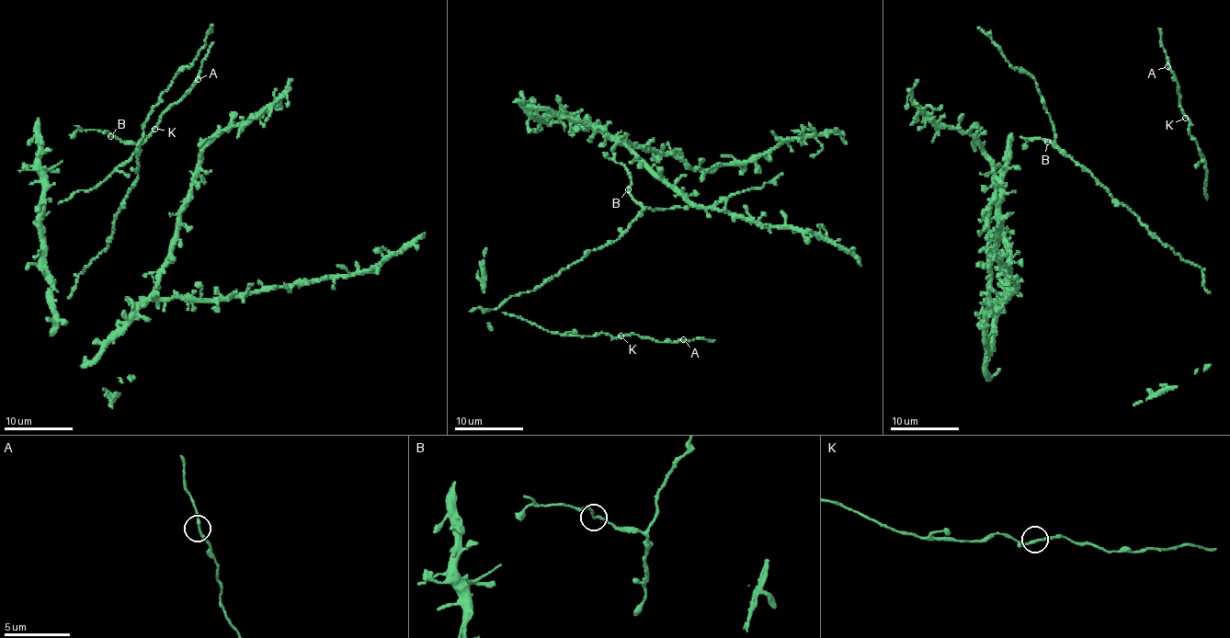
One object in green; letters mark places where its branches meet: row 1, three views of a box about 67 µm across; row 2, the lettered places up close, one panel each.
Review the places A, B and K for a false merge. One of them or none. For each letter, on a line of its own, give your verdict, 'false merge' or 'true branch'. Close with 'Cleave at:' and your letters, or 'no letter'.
A: true branch
B: true branch
K: true branch
Cleave at: no letter

